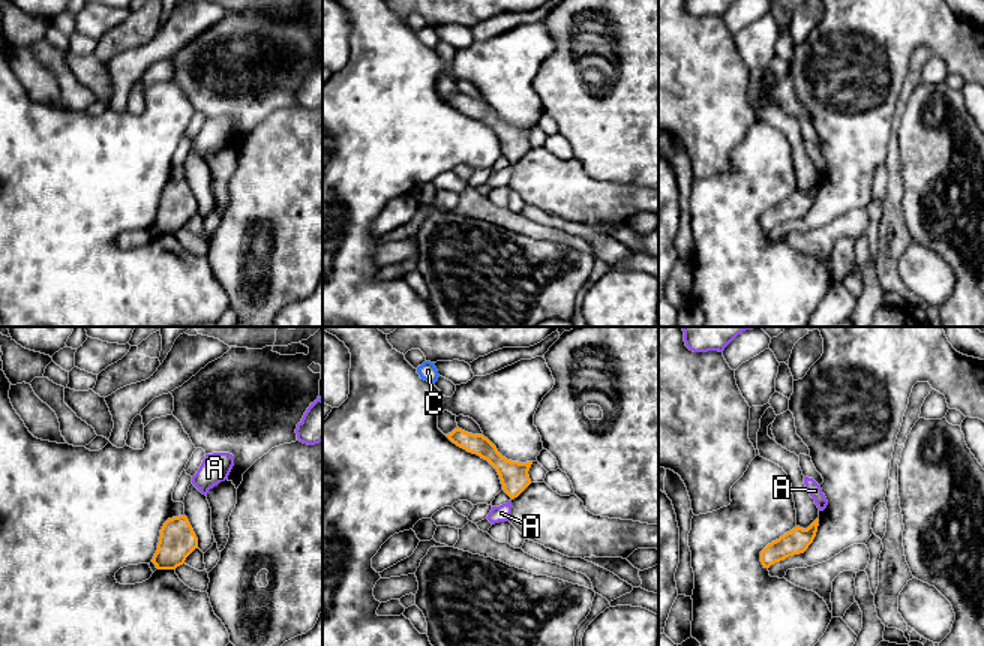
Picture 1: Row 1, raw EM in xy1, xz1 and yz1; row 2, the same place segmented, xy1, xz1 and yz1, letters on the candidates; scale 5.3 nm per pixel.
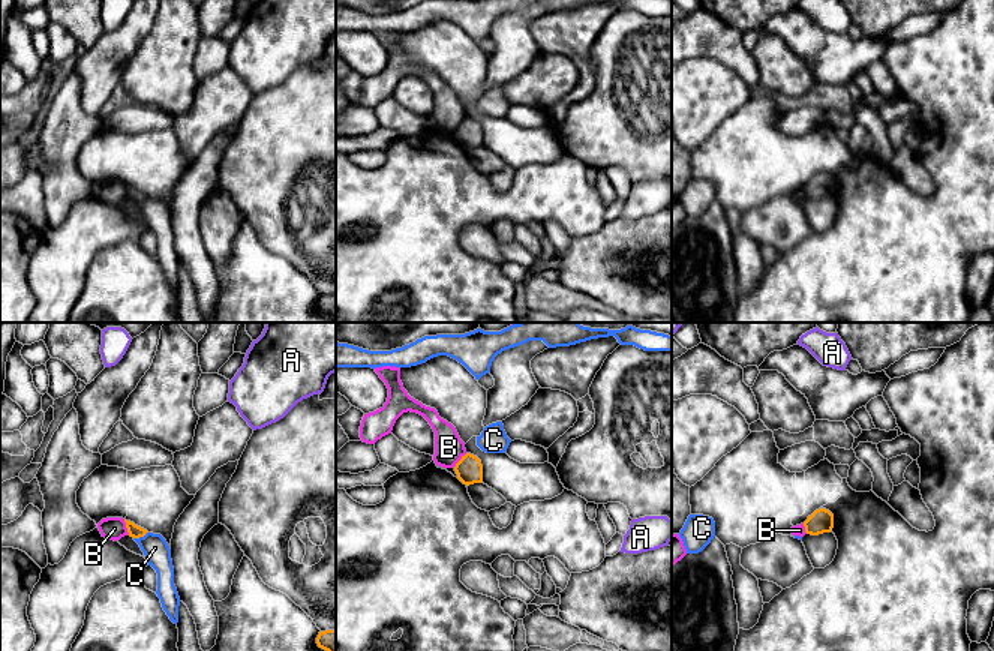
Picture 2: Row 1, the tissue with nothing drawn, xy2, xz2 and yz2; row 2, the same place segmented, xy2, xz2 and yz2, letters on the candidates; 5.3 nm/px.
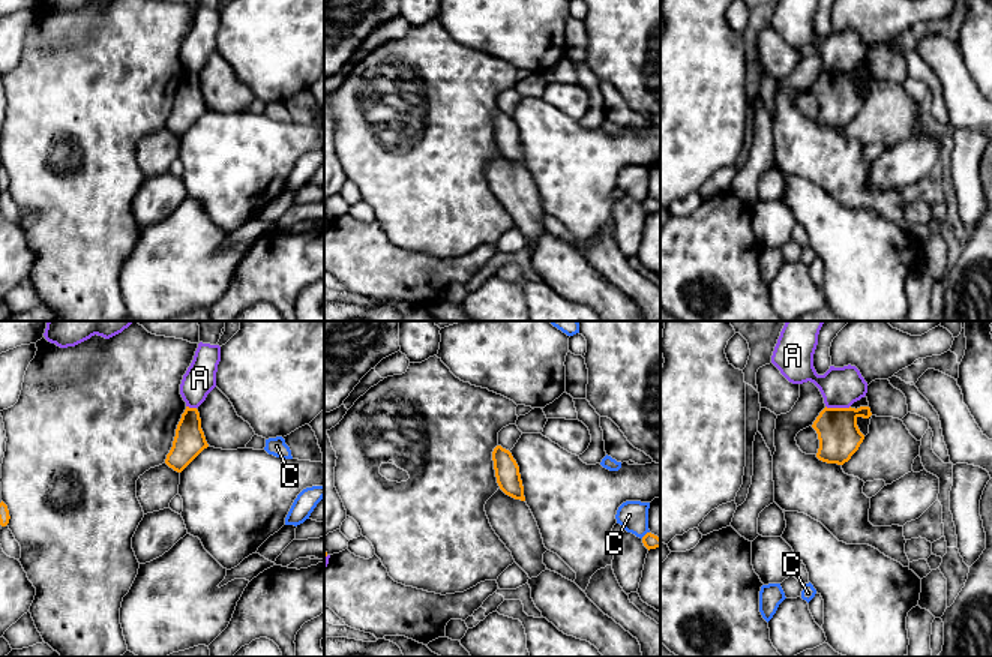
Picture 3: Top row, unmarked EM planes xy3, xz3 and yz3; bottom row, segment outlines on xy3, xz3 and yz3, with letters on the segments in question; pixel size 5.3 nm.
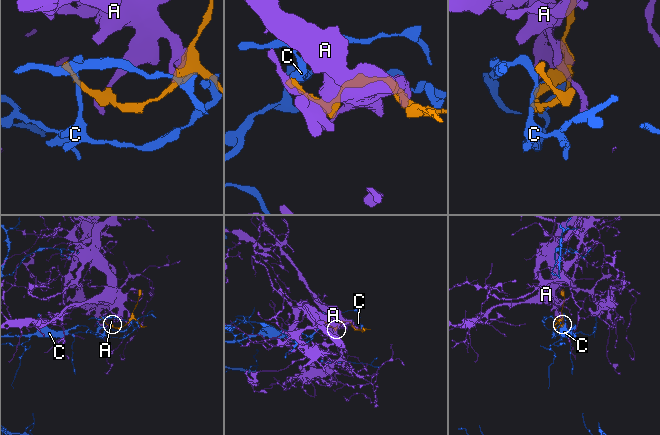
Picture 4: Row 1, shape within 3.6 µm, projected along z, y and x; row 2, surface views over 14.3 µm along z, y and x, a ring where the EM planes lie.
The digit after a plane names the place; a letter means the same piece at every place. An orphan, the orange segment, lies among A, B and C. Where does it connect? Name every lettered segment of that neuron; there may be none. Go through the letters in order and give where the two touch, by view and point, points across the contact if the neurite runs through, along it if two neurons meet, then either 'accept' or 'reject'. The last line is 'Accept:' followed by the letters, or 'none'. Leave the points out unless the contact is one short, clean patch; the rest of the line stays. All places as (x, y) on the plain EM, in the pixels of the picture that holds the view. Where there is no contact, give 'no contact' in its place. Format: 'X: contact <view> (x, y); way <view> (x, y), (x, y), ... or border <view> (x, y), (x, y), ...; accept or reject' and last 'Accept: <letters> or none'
A: contact yz3 (838, 72); accept
B: contact xz2 (459, 125); border xz2 (467, 117), (455, 131); reject
C: contact xy2 (140, 200); reject
Accept: A

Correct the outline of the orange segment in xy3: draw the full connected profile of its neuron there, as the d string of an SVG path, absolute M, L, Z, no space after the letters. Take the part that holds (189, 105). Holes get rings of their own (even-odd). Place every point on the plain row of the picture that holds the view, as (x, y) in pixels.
M186 70L165 128L174 135L182 136L207 111L198 74Z

